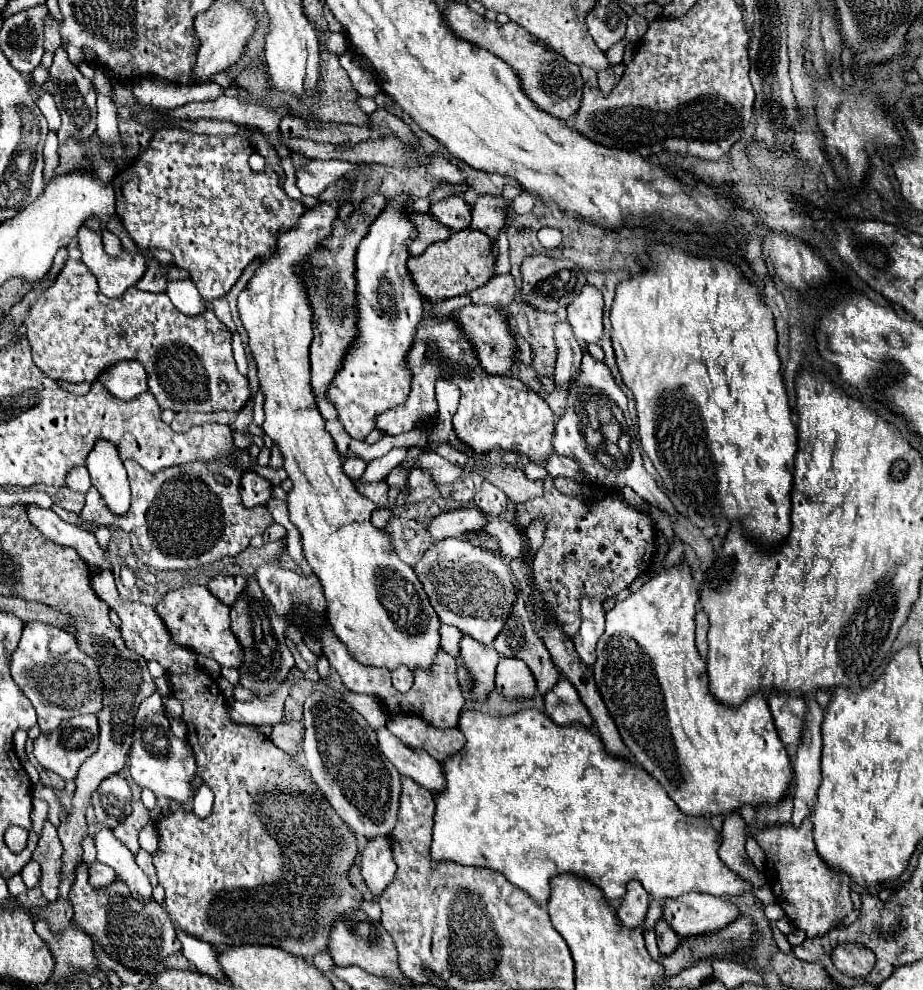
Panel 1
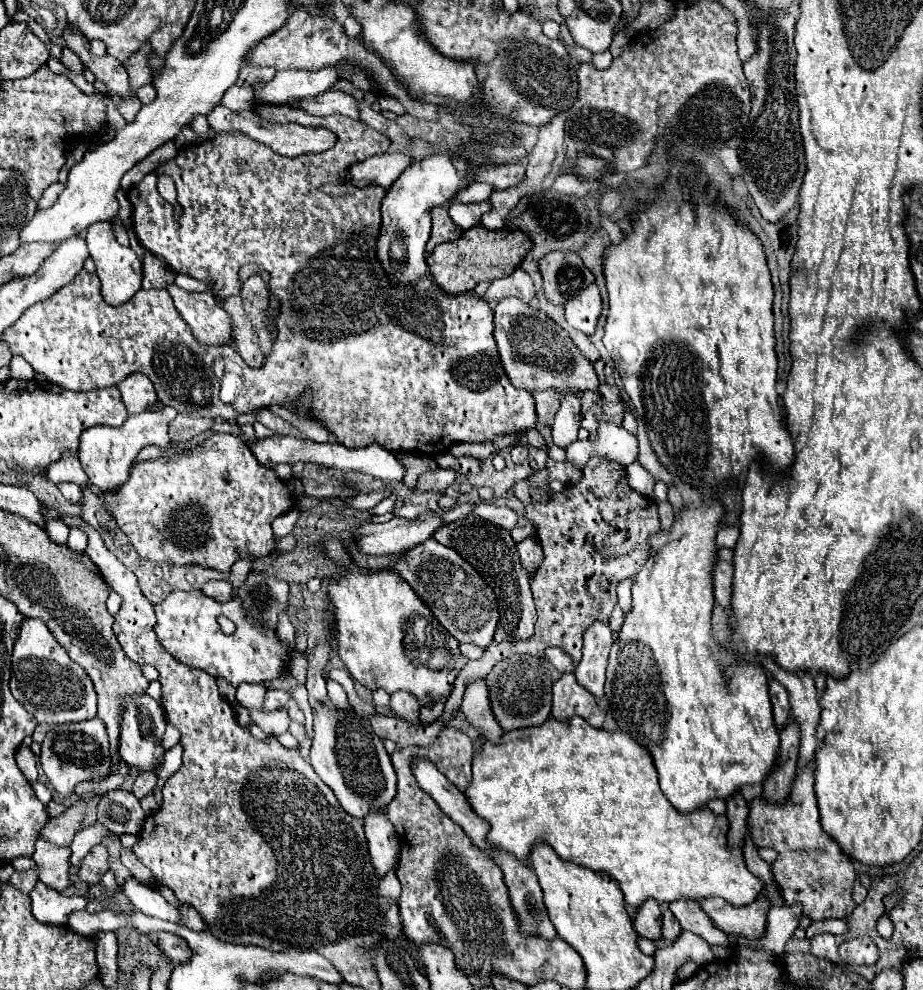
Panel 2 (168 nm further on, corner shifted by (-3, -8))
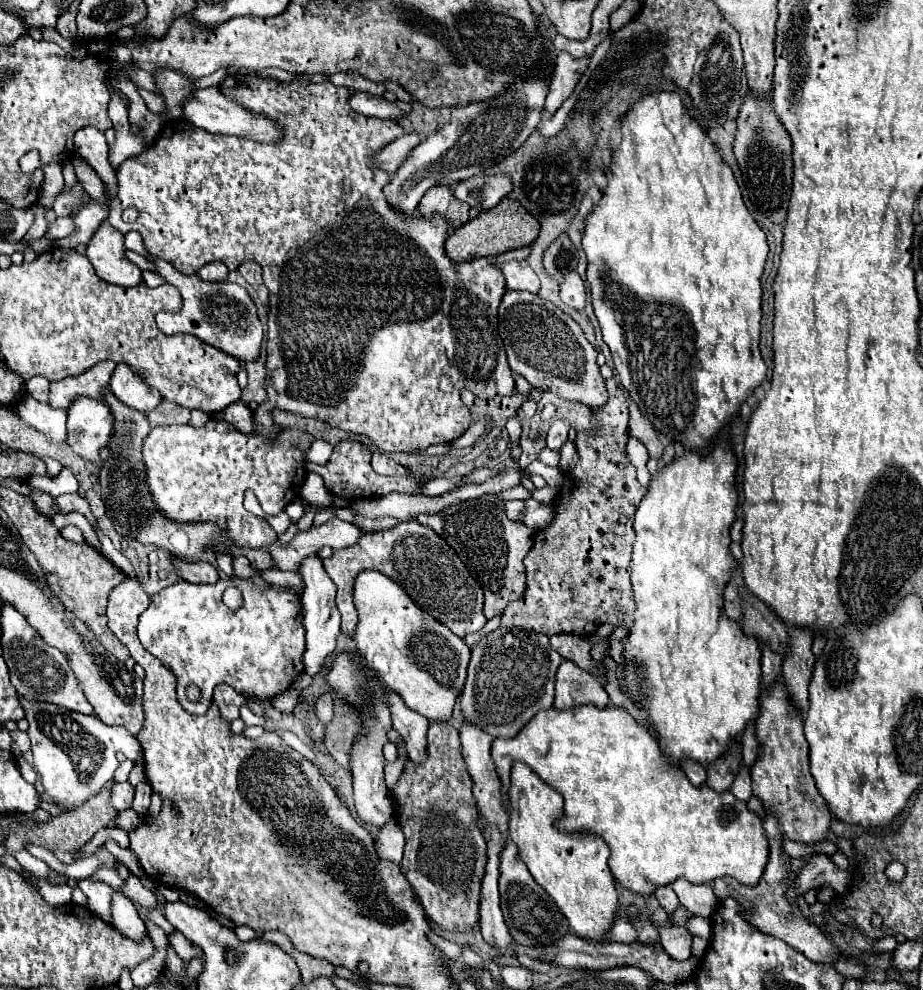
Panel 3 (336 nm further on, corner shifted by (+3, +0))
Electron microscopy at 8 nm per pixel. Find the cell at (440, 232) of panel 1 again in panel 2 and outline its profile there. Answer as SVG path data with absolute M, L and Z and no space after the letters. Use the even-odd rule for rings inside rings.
M443 205L433 207L431 217L433 217L433 229L431 229L431 239L427 243L427 255L431 255L433 249L445 241L457 241L463 233L463 229L457 227L453 223L453 219L449 217L447 207L443 207Z

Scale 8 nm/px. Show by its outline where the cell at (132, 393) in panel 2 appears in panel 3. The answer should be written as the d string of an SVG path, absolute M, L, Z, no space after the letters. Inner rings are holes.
M125 363L117 365L117 369L111 377L109 389L121 403L125 403L127 407L133 407L137 411L151 411L163 399L159 395L159 391L145 385L143 379L139 379L139 375L135 375L135 371L131 371L131 367L127 367Z

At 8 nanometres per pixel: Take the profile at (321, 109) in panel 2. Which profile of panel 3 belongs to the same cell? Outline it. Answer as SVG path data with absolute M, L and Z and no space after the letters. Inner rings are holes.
M353 91L349 97L349 105L353 111L367 117L379 117L379 119L397 119L401 115L405 117L405 113L401 113L393 103L365 91Z

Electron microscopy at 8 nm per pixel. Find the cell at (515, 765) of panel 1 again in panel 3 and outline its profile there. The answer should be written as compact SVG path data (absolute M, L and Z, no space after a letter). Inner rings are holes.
M583 705L583 707L575 707L575 709L567 709L567 711L559 711L555 707L551 709L545 709L545 711L539 711L515 737L511 739L505 739L505 737L499 737L499 739L493 739L493 745L491 745L491 753L493 753L493 761L497 765L497 777L501 781L501 799L503 799L503 807L507 813L511 813L511 803L509 803L509 779L511 779L511 767L513 767L513 761L519 761L519 763L525 763L529 765L543 781L547 781L549 787L553 787L557 793L563 795L565 799L565 807L563 807L563 815L555 821L555 827L565 833L565 835L573 835L573 833L593 833L597 837L603 837L603 841L609 845L611 849L611 857L609 857L609 867L611 867L611 873L615 877L615 881L629 889L629 891L635 891L639 895L651 895L655 893L657 887L663 887L663 885L671 885L677 877L685 877L689 883L695 883L695 885L703 885L703 883L711 883L713 879L717 877L733 877L737 879L739 883L747 885L747 887L755 887L763 875L763 869L765 869L765 863L767 863L767 857L769 857L769 845L767 845L767 839L765 839L765 829L763 829L763 821L751 813L747 809L747 803L739 801L737 797L733 797L729 791L725 795L721 793L715 793L711 787L707 785L701 785L701 787L693 787L689 783L689 779L685 777L685 773L681 769L675 769L675 767L669 767L663 757L661 757L661 751L659 751L659 745L655 743L655 737L651 737L651 733L647 733L645 727L641 727L639 723L635 723L635 719L621 707L613 707L613 709L597 709L593 705Z

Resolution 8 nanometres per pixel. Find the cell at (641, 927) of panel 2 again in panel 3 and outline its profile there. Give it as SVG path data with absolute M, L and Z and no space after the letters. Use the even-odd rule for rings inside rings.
M661 927L659 929L663 949L677 961L691 957L691 935L687 929L679 927Z

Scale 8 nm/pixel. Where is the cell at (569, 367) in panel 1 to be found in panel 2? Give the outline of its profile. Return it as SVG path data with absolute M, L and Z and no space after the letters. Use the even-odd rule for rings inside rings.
M569 393L561 395L561 409L555 417L553 423L553 443L561 449L565 449L569 443L577 441L577 431L579 431L579 397Z

